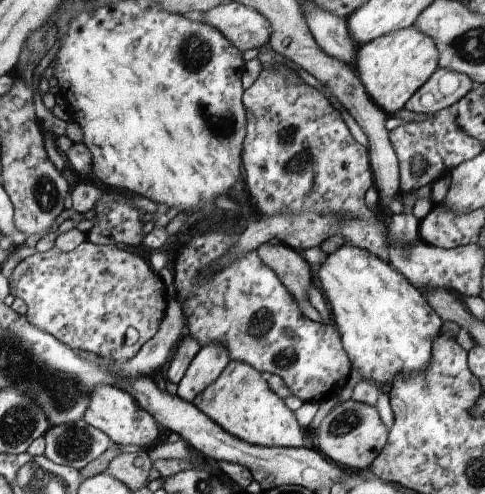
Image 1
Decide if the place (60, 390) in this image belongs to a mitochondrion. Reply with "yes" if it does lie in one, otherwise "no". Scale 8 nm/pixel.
yes

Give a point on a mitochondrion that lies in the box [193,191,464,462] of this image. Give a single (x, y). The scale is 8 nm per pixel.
(262, 323)

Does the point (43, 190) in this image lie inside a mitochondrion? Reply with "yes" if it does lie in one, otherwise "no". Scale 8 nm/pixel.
yes

